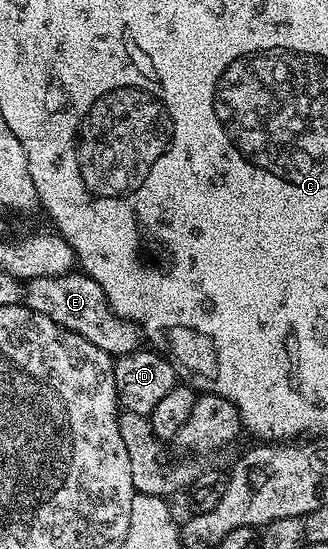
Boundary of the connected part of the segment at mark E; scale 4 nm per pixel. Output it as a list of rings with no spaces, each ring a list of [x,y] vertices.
[[[81,270],[25,281],[24,303],[33,312],[44,314],[44,318],[52,318],[59,328],[67,328],[72,334],[80,334],[80,338],[88,338],[92,346],[100,346],[100,350],[112,357],[127,356],[143,347],[142,329],[131,320],[117,316],[104,298],[104,290],[100,290],[98,283]]]

